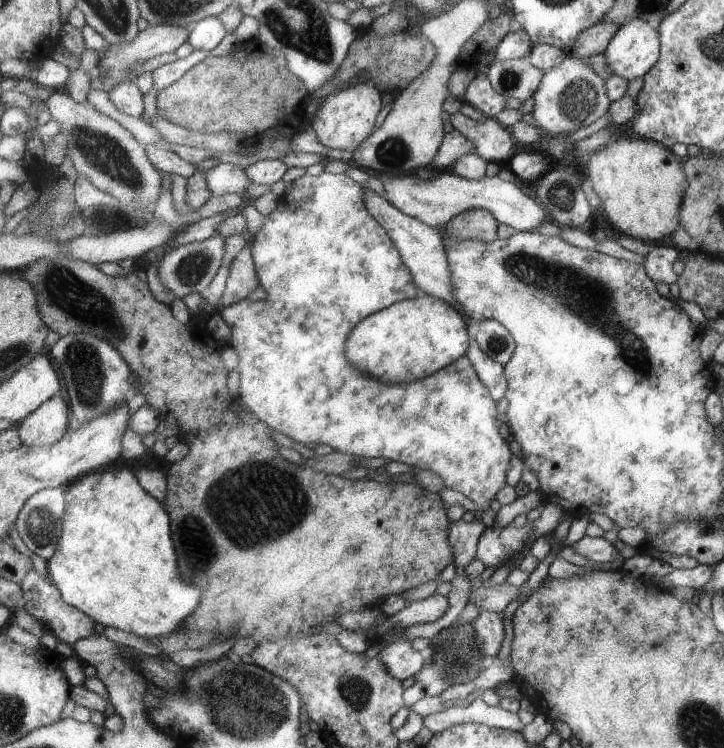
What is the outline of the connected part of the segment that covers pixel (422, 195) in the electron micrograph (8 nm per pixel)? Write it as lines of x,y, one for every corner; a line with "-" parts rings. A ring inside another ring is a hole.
444,171
430,179
421,179
417,174
411,174
382,175
380,180
384,196
393,206
438,229
445,229
459,214
473,209
491,211
501,224
509,225
518,231
532,231
549,221
541,203
529,198
517,182
507,179
506,174
477,180
456,175
452,171

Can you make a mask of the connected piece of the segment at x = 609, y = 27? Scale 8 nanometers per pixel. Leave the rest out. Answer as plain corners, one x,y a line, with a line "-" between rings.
616,22
597,23
582,32
574,48
569,51
570,56
586,60
594,54
604,54
618,30
621,30
621,26

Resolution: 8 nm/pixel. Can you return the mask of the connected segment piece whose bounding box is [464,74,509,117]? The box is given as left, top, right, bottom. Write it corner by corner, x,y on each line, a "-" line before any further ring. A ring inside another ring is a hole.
479,74
469,85
464,102
481,110
483,115
495,117
500,110
509,106
508,98
499,94
487,75

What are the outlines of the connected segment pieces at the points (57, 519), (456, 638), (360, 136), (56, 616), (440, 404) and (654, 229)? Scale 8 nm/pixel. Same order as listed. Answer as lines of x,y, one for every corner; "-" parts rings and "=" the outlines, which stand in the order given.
65,487
45,489
34,494
19,513
16,530
33,555
48,561
57,550
65,516
=
466,622
457,625
454,629
443,629
440,632
440,636
443,638
438,642
438,646
434,646
430,663
418,673
416,681
405,689
404,698
407,708
410,708
422,698
438,697
447,688
451,688
453,684
467,684
482,673
486,663
482,659
482,654
476,651
472,643
475,632
474,622
=
371,82
355,83
329,95
313,116
311,126
326,147
353,152
375,132
377,118
383,110
381,104
383,104
383,92
377,85
=
31,566
27,576
22,580
24,602
21,607
28,610
37,620
47,624
50,632
52,632
59,641
73,645
81,639
93,636
95,634
95,624
93,620
81,612
79,608
67,604
62,597
62,591
55,585
50,577
41,576
39,572
=
324,172
319,176
305,174
294,183
293,189
285,198
280,199
277,208
268,214
263,226
254,236
252,253
262,284
261,287
268,292
268,297
261,301
243,299
220,311
222,318
231,328
232,336
229,344
236,349
239,358
237,369
240,374
240,385
237,402
256,414
257,418
266,422
274,431
285,434
288,436
287,438
291,438
293,441
302,442
304,445
311,444
311,442
328,444
335,451
353,456
365,458
381,458
383,456
389,461
395,460
413,466
413,468
431,470
443,478
447,488
461,492
484,509
491,507
492,502
498,496
498,492
507,485
507,466
511,466
511,458
513,458
511,446
508,446
508,442
501,436
501,430
497,424
499,410
497,410
497,404
495,404
497,400
495,400
494,395
491,394
486,383
479,378
474,363
466,354
458,358
453,364
442,368
437,374
425,378
425,380
419,380
413,384
405,382
405,384
397,384
397,386
395,383
393,386
389,386
389,384
381,384
381,382
373,380
373,377
364,375
345,358
347,337
350,337
355,326
364,318
385,310
395,303
414,299
421,292
418,283
415,282
414,274
403,262
401,251
388,230
367,210
366,195
359,182
343,176
342,173
=
625,135
585,158
582,170
620,234
659,245
667,244
681,226
681,209
690,187
684,161
661,143

